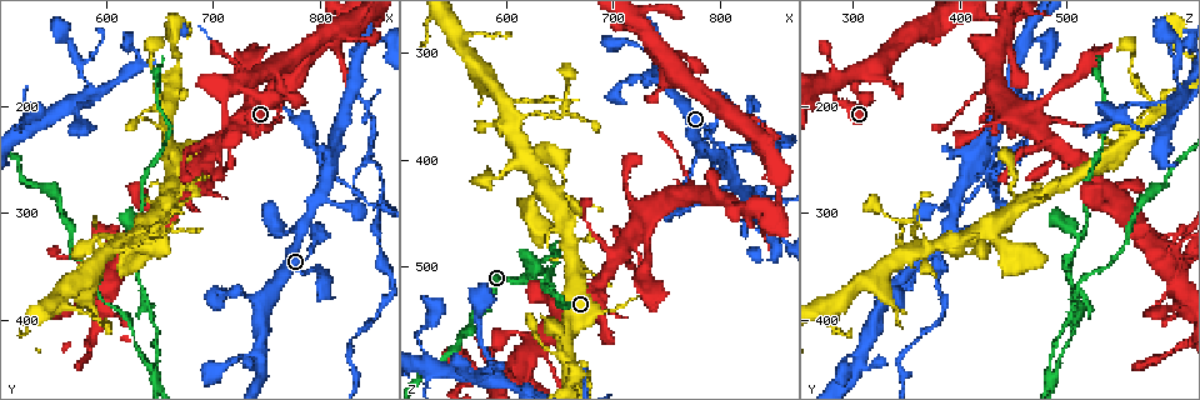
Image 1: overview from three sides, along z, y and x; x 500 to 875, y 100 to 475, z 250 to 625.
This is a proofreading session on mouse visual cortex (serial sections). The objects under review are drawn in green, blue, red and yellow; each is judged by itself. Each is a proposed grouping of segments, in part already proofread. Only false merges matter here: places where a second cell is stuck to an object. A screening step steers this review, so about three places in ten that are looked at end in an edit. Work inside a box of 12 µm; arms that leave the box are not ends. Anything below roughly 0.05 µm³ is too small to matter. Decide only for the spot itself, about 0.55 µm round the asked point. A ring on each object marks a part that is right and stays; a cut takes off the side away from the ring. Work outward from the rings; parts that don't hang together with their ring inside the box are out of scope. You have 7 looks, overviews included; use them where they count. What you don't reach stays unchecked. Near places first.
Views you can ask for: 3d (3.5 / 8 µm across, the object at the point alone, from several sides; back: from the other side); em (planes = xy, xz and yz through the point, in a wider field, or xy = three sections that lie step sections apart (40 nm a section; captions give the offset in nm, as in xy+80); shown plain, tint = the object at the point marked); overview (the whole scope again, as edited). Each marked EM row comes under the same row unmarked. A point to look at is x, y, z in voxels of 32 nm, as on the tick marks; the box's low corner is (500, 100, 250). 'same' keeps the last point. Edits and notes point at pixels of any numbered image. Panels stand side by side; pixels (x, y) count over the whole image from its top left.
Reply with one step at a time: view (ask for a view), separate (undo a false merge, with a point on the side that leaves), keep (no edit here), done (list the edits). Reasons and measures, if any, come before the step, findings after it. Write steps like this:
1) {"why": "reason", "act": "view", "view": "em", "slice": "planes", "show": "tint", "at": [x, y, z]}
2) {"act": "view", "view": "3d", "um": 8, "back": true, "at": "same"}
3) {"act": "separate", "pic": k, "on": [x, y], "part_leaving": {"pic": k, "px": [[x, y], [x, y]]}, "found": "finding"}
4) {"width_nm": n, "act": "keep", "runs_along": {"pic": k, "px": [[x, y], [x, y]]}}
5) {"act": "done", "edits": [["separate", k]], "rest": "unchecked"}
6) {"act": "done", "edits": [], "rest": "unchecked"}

{"why": "sharp bend", "act": "view", "view": "3d", "um": 3.5, "back": true, "at": [604, 334, 366]}

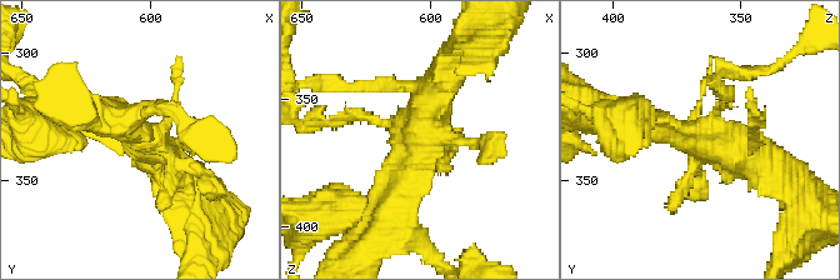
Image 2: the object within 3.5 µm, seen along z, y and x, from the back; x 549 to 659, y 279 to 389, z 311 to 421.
{"act": "view", "view": "em", "slice": "xy", "step": 1, "show": "tint", "at": [603, 332, 369]}

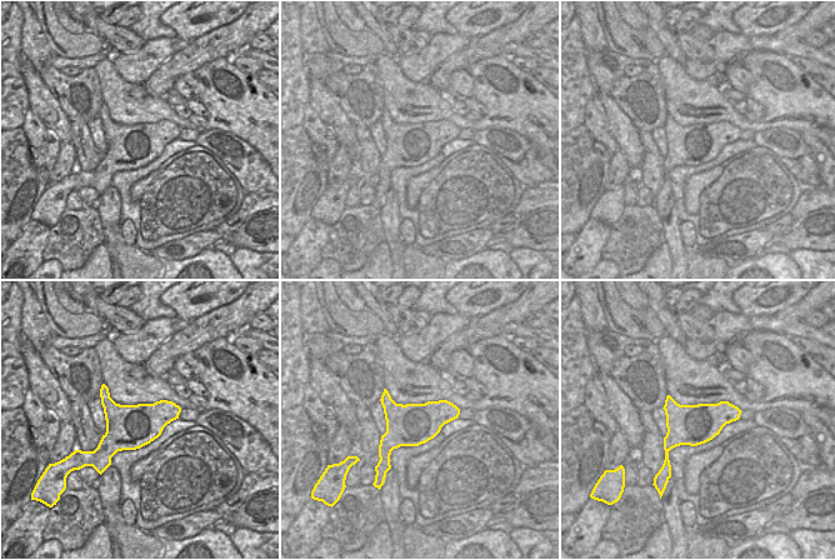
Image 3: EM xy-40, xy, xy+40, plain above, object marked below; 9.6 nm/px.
{"act": "separate", "pic": 2, "on": [716, 76], "part_leaving": {"pic": 2, "px": [[716, 110], [726, 103], [716, 76], [733, 73]]}, "found": "two cells meet here"}

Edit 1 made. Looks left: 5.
{"why": "see it whole again", "act": "view", "view": "overview"}

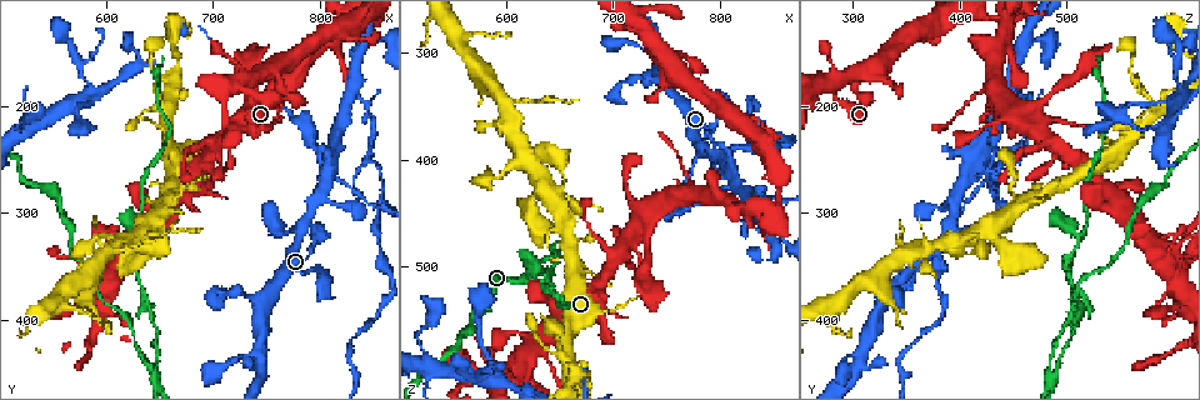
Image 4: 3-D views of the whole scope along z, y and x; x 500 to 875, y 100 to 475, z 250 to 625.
{"act": "view", "view": "3d", "um": 8, "at": [646, 452, 490]}

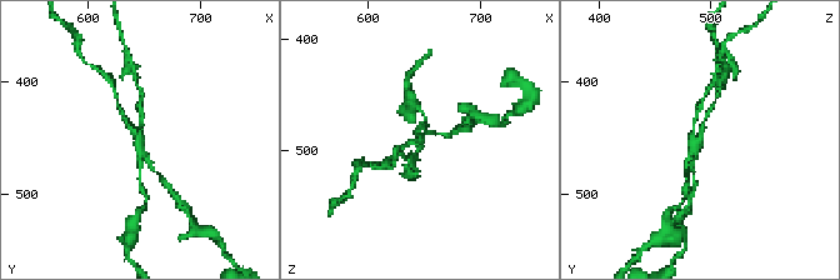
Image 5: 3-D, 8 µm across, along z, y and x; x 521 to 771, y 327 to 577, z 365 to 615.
{"why": "closer look", "act": "view", "view": "3d", "um": 3.5, "at": [648, 454, 486]}

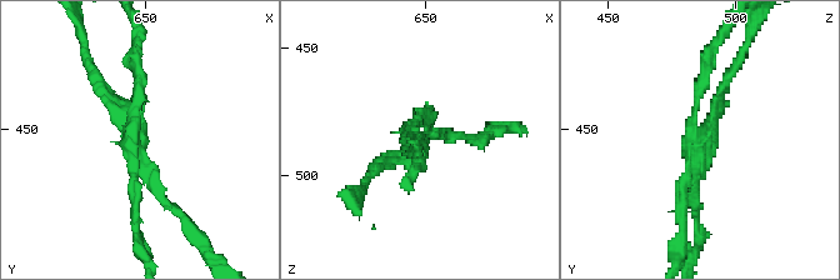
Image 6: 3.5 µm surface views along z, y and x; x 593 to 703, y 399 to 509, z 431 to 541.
{"act": "separate", "pic": 6, "on": [700, 83], "part_leaving": {"pic": 6, "px": [[695, 138], [693, 115], [708, 53], [721, 34]]}, "found": "two cells meet here"}

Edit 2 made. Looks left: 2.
{"why": "four or more arms meet", "act": "view", "view": "3d", "um": 8, "at": [736, 184, 282]}

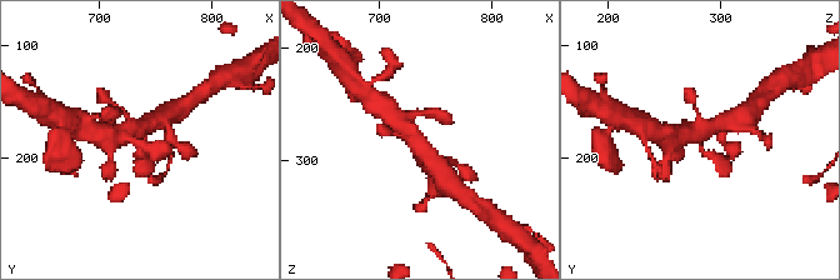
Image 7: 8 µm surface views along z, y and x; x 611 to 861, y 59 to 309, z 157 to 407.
{"arms": 4, "arm_widths_nm": [150, 250, 450, 600], "act": "view", "view": "em", "slice": "xy", "step": 3, "show": "tint", "at": [732, 182, 286]}

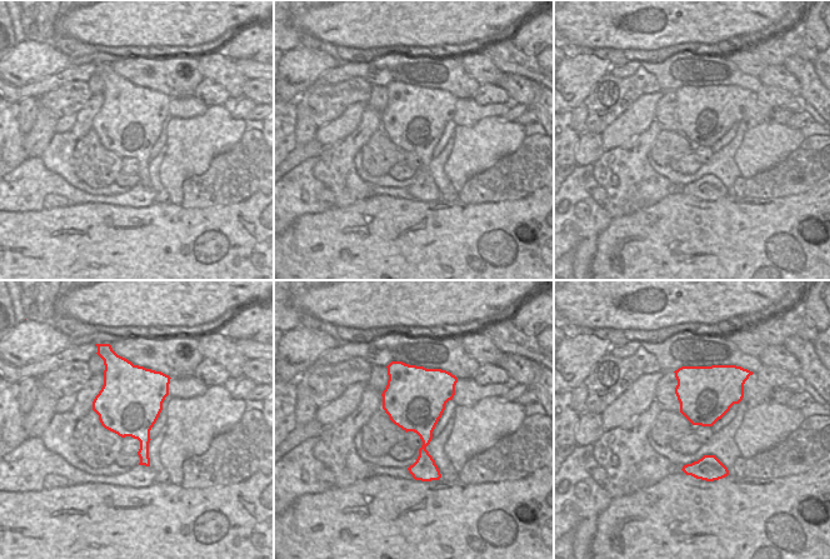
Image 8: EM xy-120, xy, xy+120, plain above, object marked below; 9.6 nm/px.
{"act": "keep", "runs_along": {"pic": 7, "px": [[145, 160], [138, 130], [153, 120]]}, "found": "continuous, no second cell"}

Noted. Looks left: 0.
{"act": "done", "edits": [["separate", 2], ["separate", 6]], "rest": "unchecked"}

